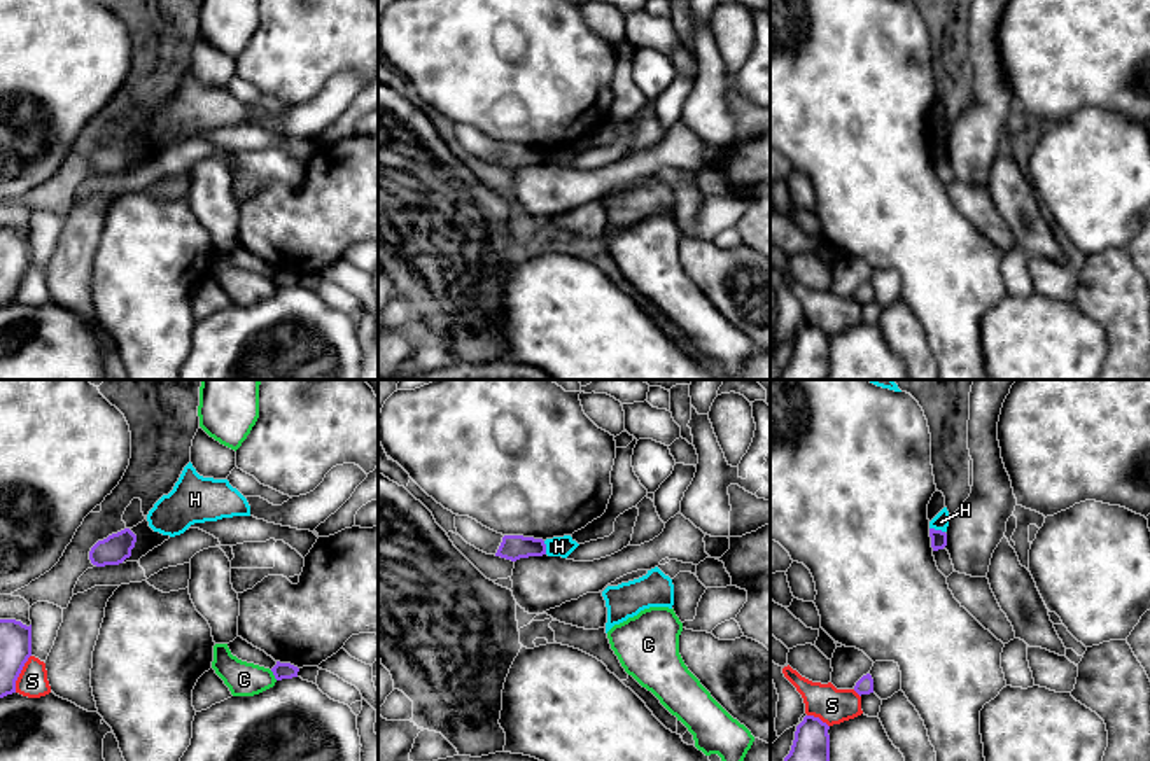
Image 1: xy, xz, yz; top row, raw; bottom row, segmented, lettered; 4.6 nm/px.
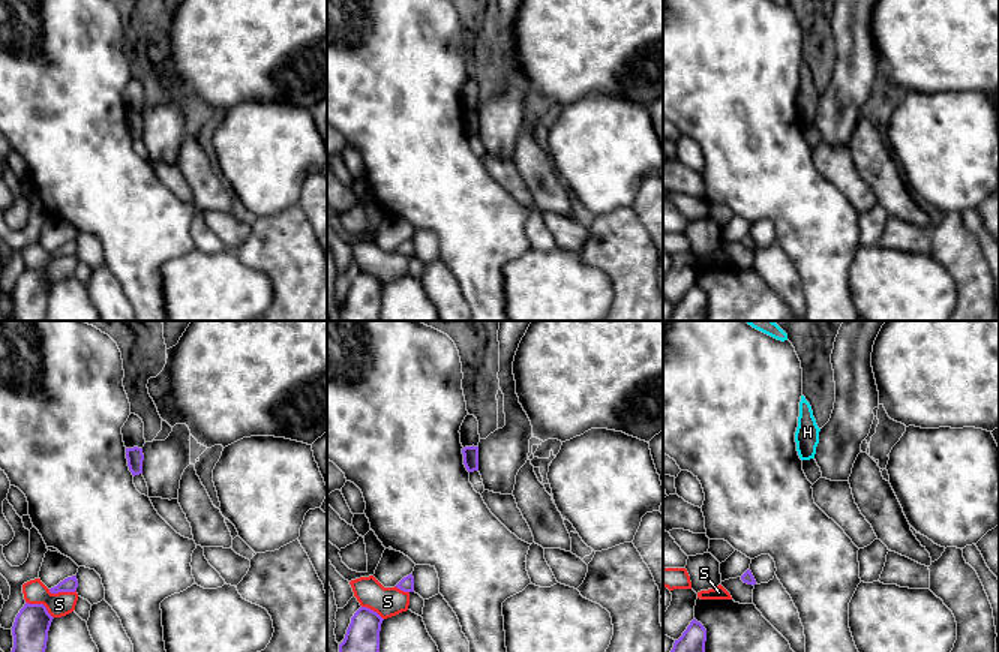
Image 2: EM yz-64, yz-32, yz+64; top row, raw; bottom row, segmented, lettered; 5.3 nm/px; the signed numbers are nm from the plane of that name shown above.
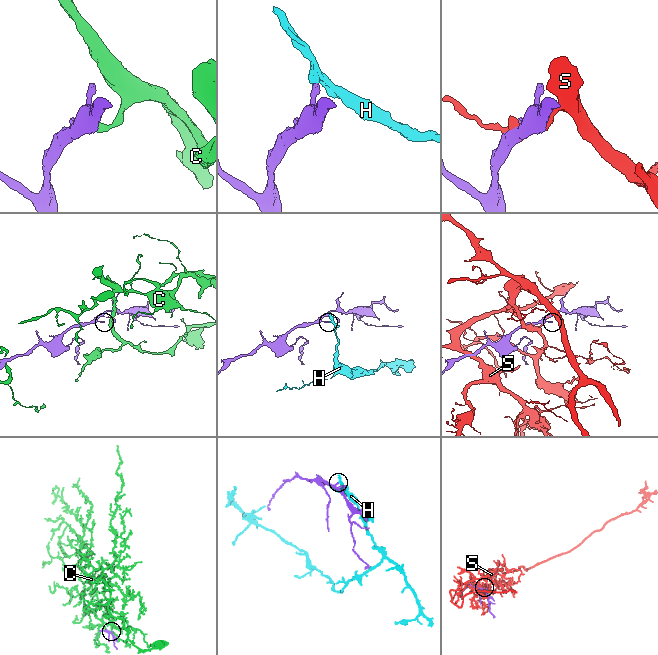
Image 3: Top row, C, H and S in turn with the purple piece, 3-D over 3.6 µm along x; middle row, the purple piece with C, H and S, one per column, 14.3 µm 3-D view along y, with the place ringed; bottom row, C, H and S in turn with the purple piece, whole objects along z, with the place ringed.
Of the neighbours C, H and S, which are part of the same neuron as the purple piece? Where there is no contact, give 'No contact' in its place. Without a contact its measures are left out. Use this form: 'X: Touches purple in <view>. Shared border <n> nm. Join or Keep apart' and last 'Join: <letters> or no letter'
C: Touches purple in xy. Shared border 60 nm. Keep apart
H: Touches purple in yz. Shared border 80 nm. Keep apart
S: Touches purple in xy. Shared border 190 nm. Keep apart
Join: no letter

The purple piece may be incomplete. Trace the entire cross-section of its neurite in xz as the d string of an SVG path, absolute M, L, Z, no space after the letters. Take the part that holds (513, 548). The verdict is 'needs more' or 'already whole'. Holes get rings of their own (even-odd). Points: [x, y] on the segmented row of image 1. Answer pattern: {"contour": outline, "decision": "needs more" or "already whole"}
{"contour": "M504 535L495 556L516 562L529 556L546 555L546 544L543 539L523 535Z", "decision": "already whole"}

